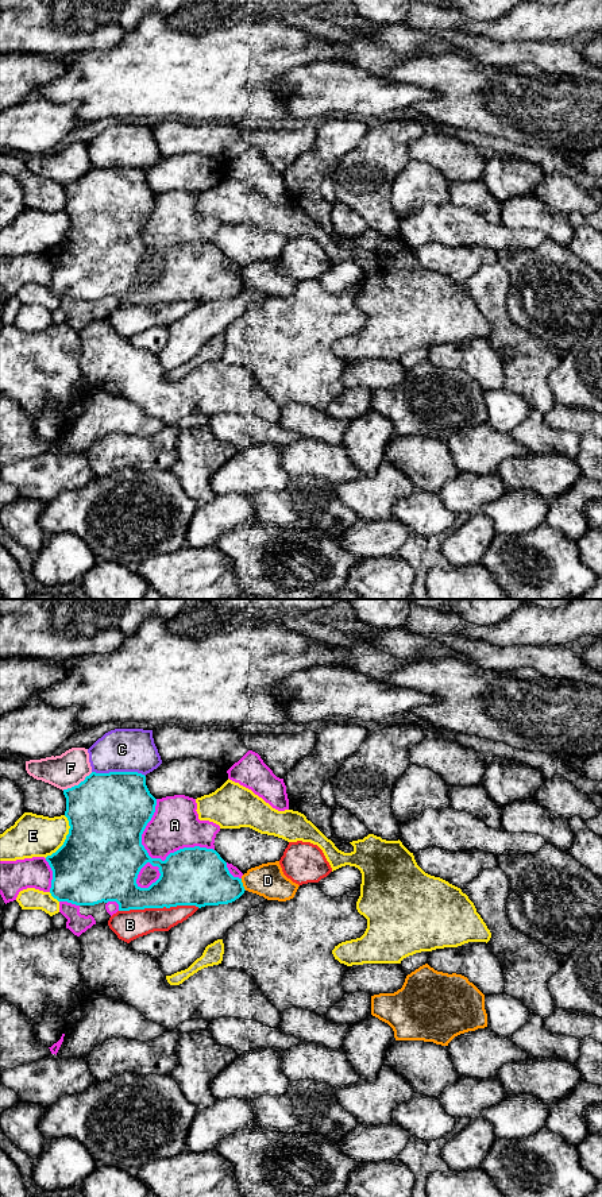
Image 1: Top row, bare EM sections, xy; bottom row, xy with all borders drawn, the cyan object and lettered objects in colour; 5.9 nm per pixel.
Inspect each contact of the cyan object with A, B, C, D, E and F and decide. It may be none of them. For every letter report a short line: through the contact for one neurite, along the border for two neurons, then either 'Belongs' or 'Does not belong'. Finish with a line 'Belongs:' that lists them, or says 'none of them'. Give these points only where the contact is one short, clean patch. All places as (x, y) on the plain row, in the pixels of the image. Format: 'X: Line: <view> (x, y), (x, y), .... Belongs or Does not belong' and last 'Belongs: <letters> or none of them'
A: Does not belong
B: Does not belong
C: Does not belong
D: Does not belong
E: Does not belong
F: Does not belong
Belongs: none of them

